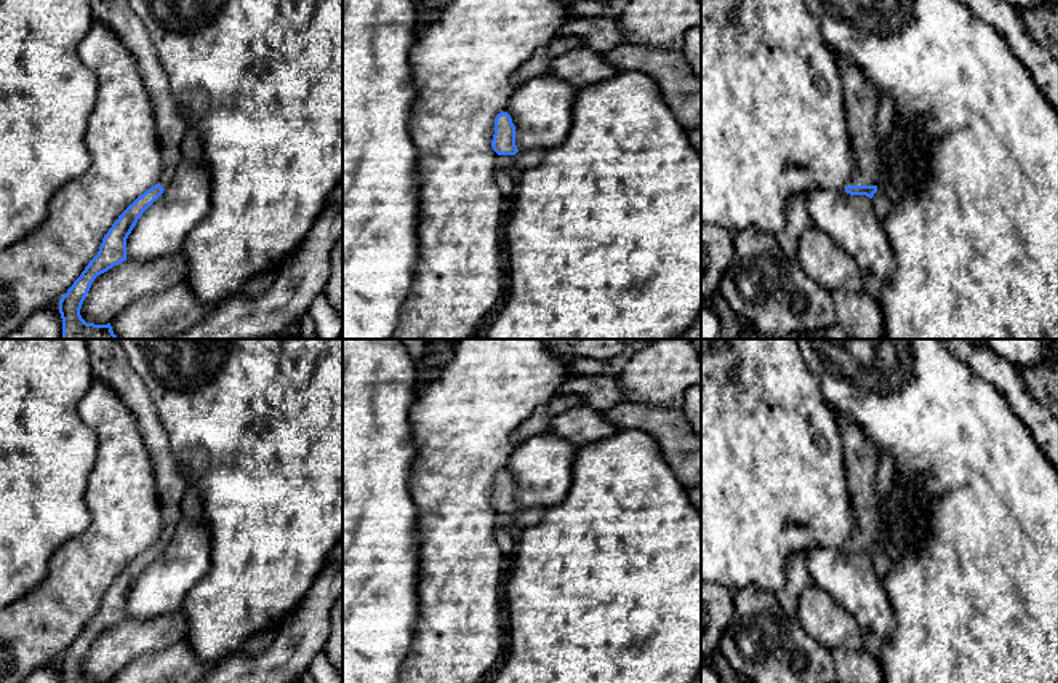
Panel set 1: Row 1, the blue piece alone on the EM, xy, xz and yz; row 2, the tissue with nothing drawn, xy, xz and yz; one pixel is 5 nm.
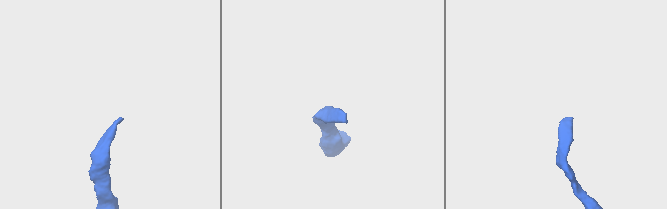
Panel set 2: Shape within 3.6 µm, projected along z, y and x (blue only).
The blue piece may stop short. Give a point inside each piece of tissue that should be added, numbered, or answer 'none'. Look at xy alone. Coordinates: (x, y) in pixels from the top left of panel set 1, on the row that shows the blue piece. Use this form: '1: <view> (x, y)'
1: xy (117, 15)

